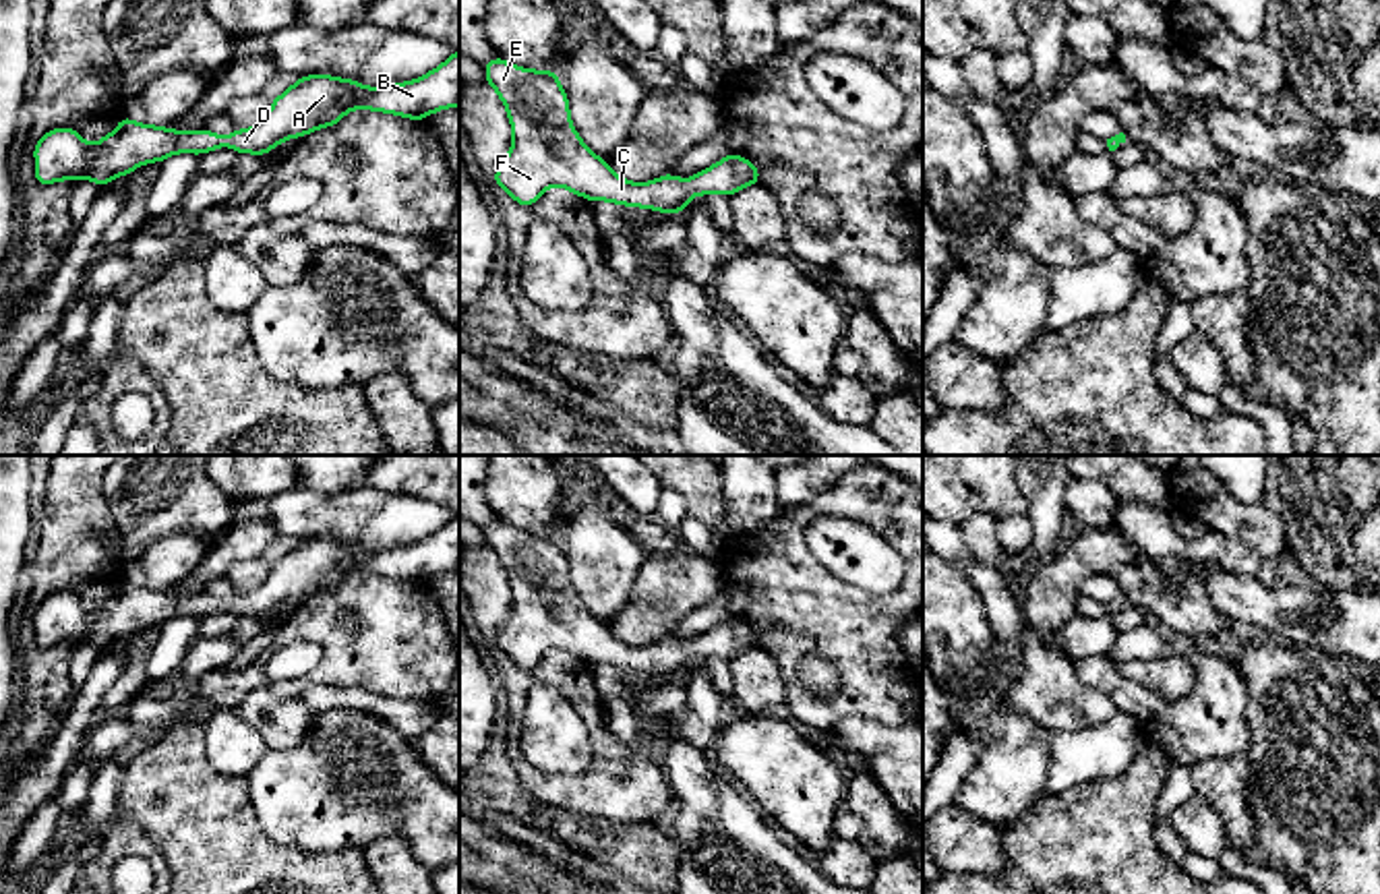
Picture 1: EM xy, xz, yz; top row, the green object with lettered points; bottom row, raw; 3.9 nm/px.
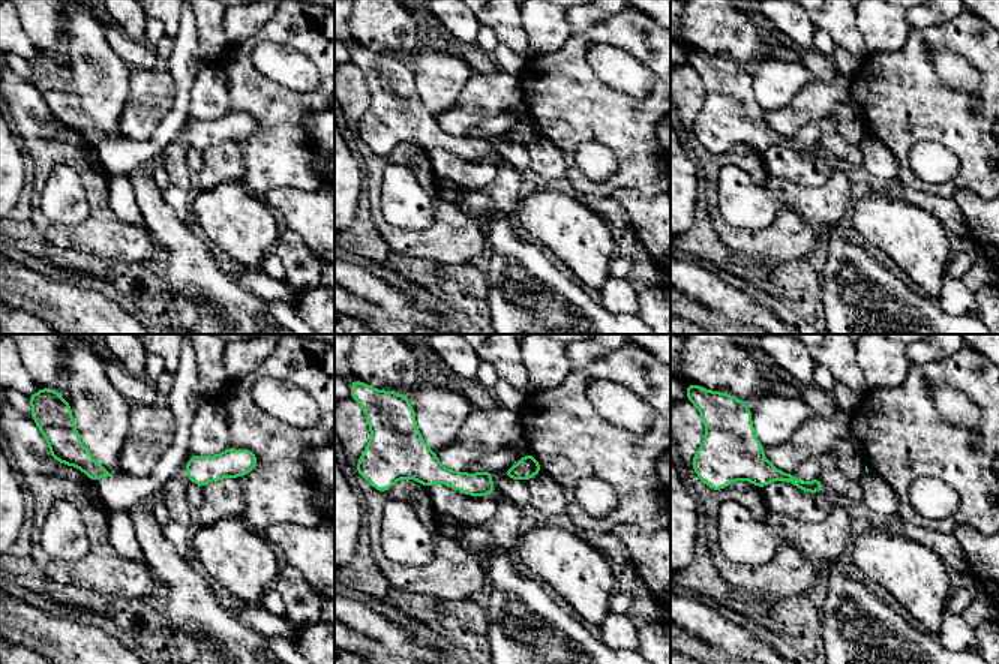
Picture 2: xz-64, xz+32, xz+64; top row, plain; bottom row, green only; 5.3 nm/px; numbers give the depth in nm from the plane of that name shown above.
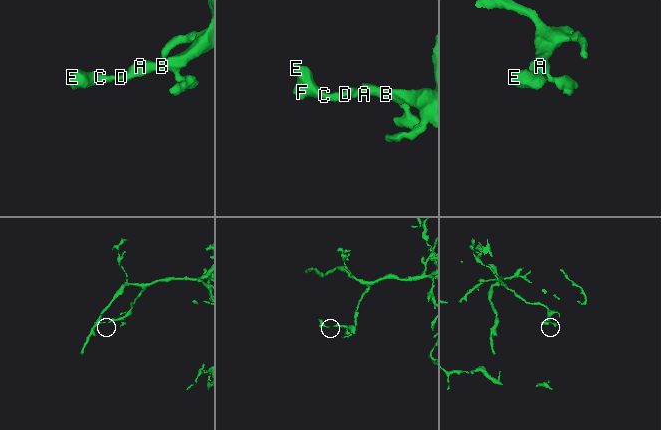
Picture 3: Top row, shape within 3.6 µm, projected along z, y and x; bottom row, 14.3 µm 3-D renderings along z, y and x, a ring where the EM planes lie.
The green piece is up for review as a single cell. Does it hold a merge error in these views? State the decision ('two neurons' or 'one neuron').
one neuron

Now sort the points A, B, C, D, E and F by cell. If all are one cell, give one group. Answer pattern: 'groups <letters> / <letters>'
groups A B C D E F

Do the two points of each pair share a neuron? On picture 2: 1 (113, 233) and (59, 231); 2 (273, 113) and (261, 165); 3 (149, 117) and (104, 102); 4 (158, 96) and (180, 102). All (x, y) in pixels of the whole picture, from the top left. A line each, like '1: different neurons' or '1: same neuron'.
1: same neuron
2: same neuron
3: different neurons
4: different neurons

